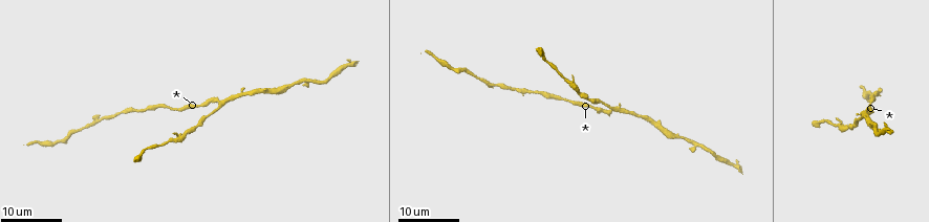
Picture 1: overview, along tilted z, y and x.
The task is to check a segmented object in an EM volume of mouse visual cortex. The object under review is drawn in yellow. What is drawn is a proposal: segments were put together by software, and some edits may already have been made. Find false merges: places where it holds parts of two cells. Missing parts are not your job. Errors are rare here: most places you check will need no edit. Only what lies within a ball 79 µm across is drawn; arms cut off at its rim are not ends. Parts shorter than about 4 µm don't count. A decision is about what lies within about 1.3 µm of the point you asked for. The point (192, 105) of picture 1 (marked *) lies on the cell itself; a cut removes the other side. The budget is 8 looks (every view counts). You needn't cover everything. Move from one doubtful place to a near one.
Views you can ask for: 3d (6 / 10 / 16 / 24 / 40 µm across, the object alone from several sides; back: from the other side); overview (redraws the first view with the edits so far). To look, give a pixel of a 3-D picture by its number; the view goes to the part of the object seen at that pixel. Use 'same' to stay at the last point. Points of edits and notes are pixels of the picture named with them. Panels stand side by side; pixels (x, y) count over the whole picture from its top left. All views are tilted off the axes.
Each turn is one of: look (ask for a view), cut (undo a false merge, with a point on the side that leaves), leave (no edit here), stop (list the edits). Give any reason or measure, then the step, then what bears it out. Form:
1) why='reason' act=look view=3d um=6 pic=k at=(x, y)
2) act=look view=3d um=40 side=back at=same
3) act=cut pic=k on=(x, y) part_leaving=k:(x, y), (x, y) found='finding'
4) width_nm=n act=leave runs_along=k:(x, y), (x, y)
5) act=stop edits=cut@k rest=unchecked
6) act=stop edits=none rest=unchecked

why='thin neck' act=look view=3d um=24 pic=1 at=(497, 85)

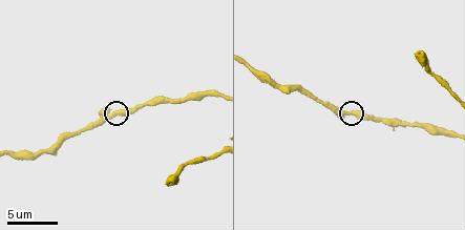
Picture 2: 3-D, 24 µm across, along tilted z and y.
why='closer look' act=look view=3d um=6 pic=2 at=(348, 112)

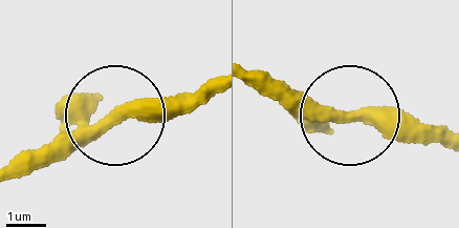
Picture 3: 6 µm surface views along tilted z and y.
act=leave runs_along=3:(444, 132), (349, 112), (270, 76) found='all the same cell'

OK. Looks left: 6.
why='calibre changes' act=look view=3d um=24 pic=1 at=(170, 139)

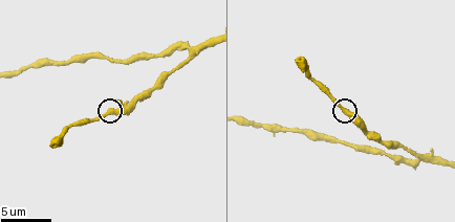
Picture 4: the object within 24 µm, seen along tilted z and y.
act=look view=3d um=10 pic=4 at=(347, 110)

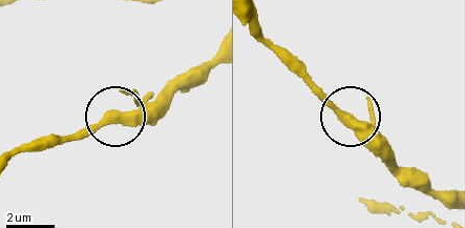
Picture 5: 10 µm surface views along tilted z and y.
width_nm=400 act=leave runs_along=5:(215, 58), (106, 125), (64, 141) found='all the same cell'

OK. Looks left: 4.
why='sudden change in width' act=look view=3d um=10 pic=4 at=(285, 130)

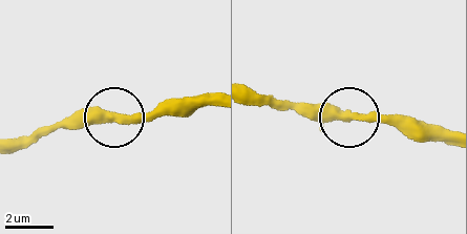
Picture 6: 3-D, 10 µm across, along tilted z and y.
act=look view=3d um=10 side=back pic=6 at=(348, 115)

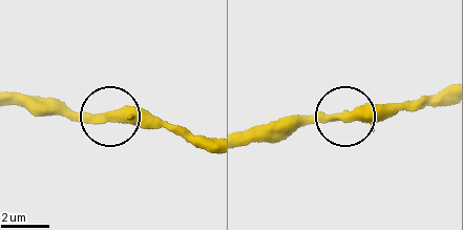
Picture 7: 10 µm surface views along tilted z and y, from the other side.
width_nm=370 act=leave runs_along=7:(246, 142), (401, 106) found='one cell here'

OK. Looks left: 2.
why='four-way junction' act=look view=3d um=6 pic=4 at=(423, 158)

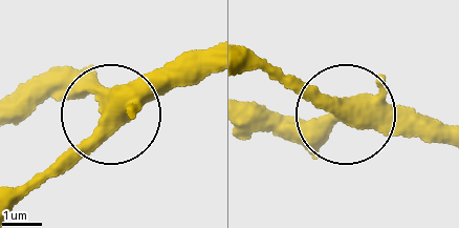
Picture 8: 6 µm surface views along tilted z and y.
why='other side' act=look view=3d um=6 side=back pic=8 at=(113, 122)

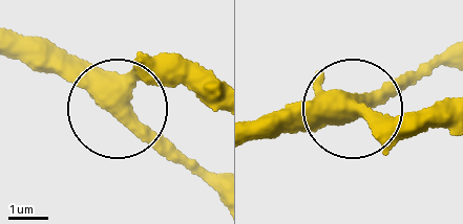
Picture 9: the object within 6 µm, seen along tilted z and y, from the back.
width_nm=390 act=leave runs_along=9:(215, 98), (171, 77), (129, 98), (193, 170) found='continuous, no second cell'

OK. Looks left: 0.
act=stop edits=none rest=unchecked

